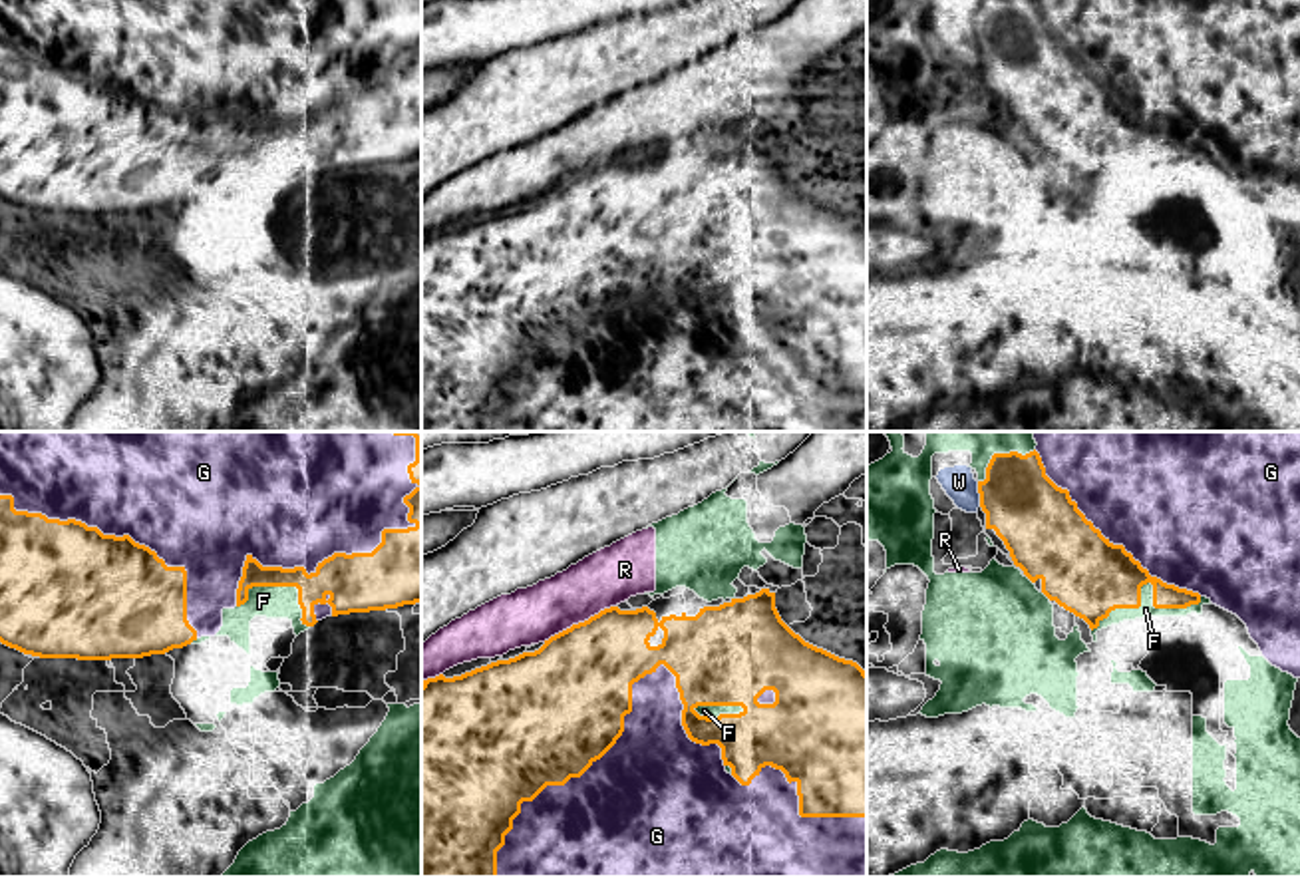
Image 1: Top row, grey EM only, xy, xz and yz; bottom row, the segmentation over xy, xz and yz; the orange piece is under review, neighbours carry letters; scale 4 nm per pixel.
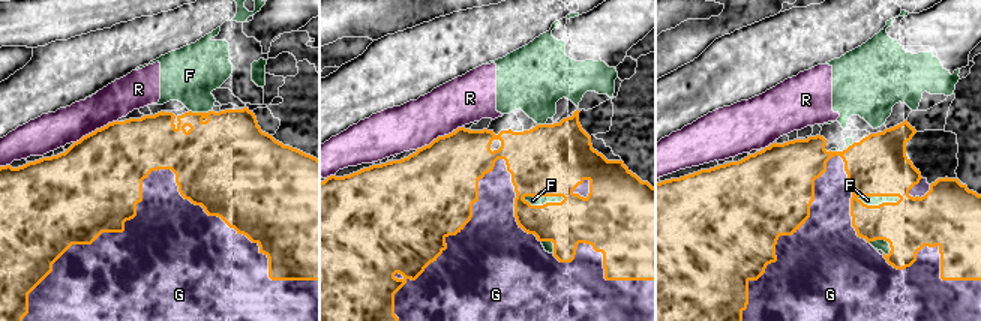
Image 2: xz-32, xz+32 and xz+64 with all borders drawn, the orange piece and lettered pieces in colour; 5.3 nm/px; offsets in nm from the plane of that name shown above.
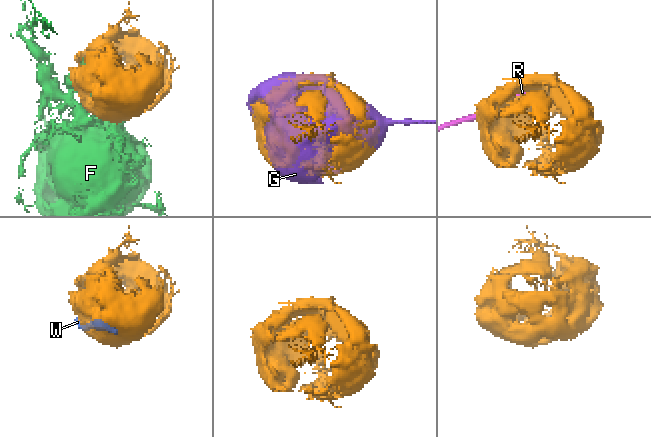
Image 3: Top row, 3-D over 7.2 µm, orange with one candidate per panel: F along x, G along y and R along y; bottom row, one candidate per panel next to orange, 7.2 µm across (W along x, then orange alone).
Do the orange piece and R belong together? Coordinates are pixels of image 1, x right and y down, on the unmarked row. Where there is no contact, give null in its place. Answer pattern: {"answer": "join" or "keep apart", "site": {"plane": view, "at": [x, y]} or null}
{"answer": "keep apart", "site": {"plane": "xz", "at": [579, 177]}}

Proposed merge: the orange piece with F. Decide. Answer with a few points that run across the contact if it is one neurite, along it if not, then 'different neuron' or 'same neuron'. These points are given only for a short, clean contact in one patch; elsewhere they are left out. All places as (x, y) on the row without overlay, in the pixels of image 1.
different neuron

